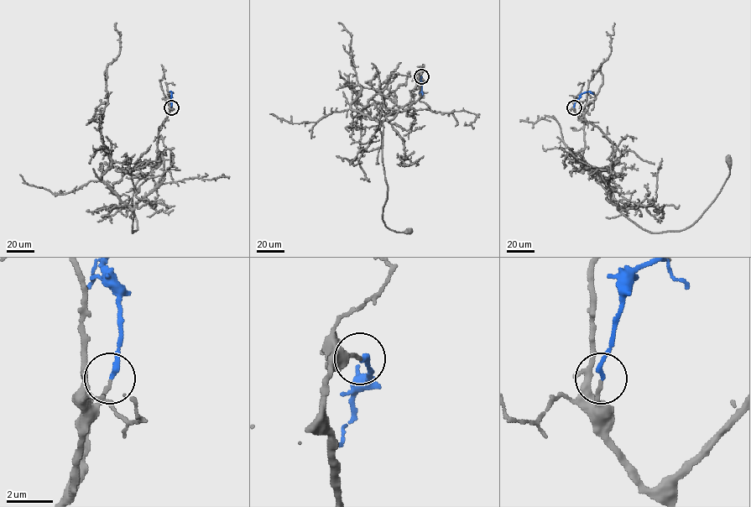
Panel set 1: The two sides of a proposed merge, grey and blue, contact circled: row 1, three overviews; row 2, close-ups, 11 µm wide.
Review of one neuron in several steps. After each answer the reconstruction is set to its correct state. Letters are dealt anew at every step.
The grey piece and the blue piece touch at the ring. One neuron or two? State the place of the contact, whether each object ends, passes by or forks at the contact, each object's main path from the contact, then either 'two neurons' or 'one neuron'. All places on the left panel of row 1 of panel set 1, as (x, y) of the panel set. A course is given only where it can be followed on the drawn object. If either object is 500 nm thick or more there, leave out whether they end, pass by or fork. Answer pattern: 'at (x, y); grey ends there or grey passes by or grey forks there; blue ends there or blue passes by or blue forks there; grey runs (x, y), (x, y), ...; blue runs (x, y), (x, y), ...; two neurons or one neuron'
at (171, 107); grey ends there; blue ends there; grey runs (171, 107), (157, 143), (164, 179), (136, 202), (132, 232), (138, 229), (134, 185), (159, 159); blue runs (171, 107), (171, 94); one neuron

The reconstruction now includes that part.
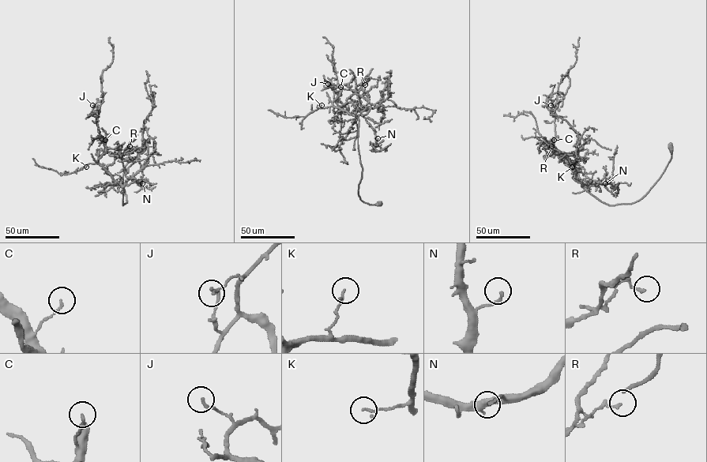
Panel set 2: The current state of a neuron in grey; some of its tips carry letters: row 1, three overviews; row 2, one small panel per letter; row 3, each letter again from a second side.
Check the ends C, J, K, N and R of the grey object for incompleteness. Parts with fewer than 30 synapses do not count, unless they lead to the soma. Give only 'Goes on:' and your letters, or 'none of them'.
Goes on: R

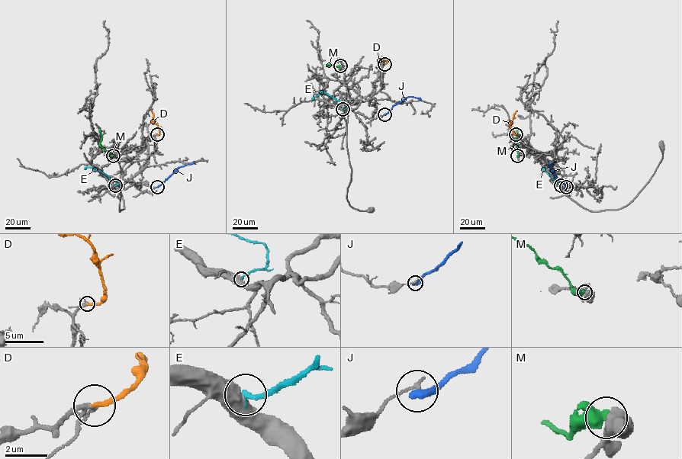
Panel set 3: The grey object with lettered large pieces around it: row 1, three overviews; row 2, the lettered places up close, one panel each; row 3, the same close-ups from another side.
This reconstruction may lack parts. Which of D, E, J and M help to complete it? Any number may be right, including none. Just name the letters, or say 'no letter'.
D

